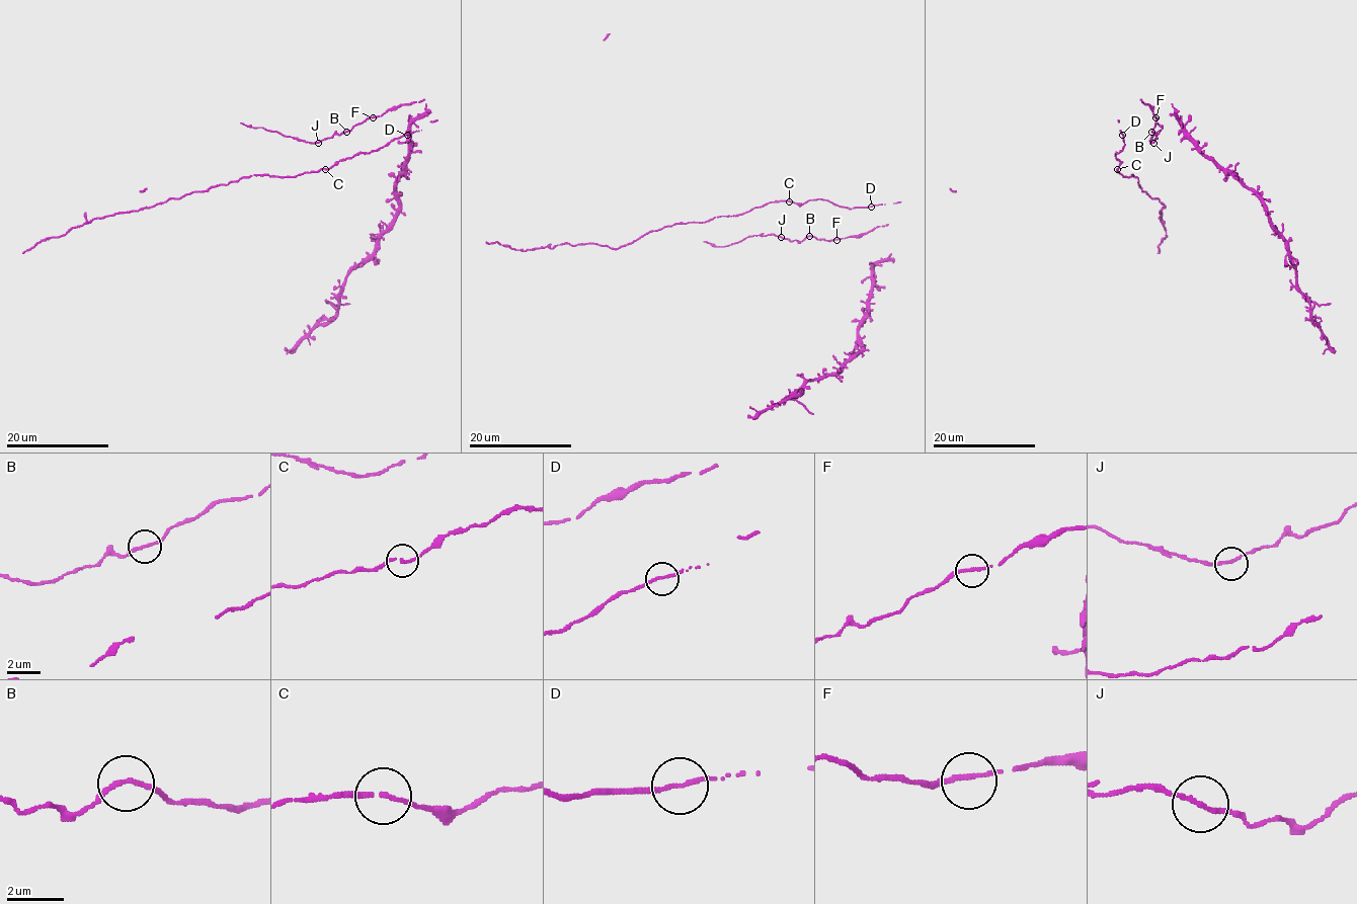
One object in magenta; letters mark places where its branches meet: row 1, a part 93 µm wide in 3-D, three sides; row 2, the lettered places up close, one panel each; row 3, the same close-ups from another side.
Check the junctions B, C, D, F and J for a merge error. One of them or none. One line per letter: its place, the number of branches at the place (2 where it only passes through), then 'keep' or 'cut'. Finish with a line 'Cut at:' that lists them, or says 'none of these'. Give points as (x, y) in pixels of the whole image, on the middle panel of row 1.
B: (809, 236) | 2 | keep
C: (789, 201) | 2 | keep
D: (871, 207) | 2 | keep
F: (836, 240) | 2 | keep
J: (781, 237) | 2 | keep
Cut at: none of these

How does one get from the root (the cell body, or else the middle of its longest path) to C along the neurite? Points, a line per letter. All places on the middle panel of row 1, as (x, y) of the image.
C: (865, 208), (839, 207), (821, 198), (802, 203), (789, 201)

